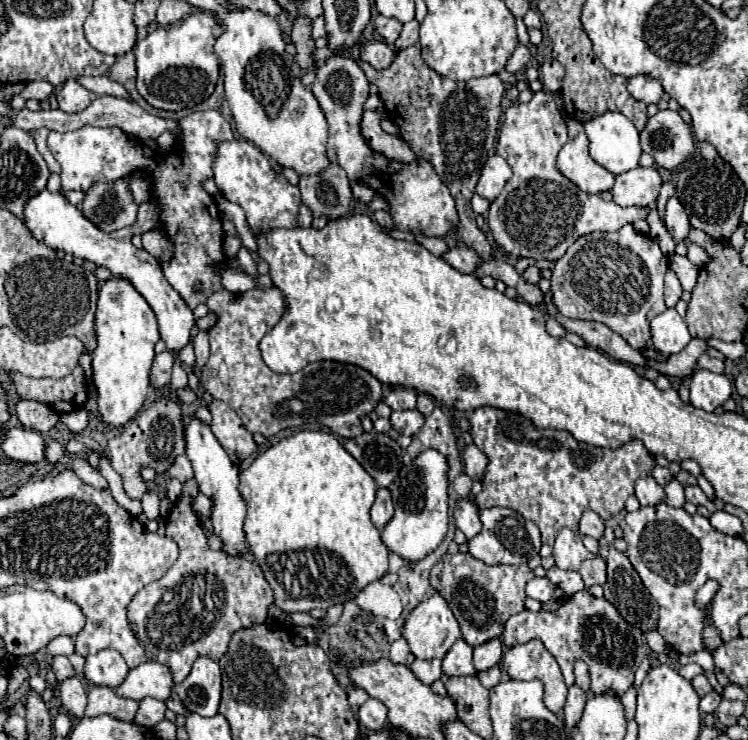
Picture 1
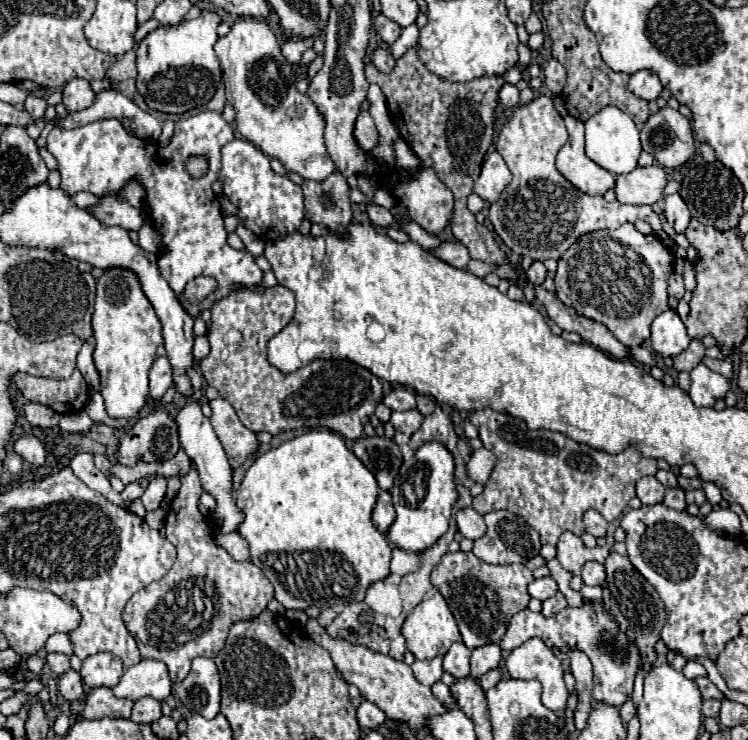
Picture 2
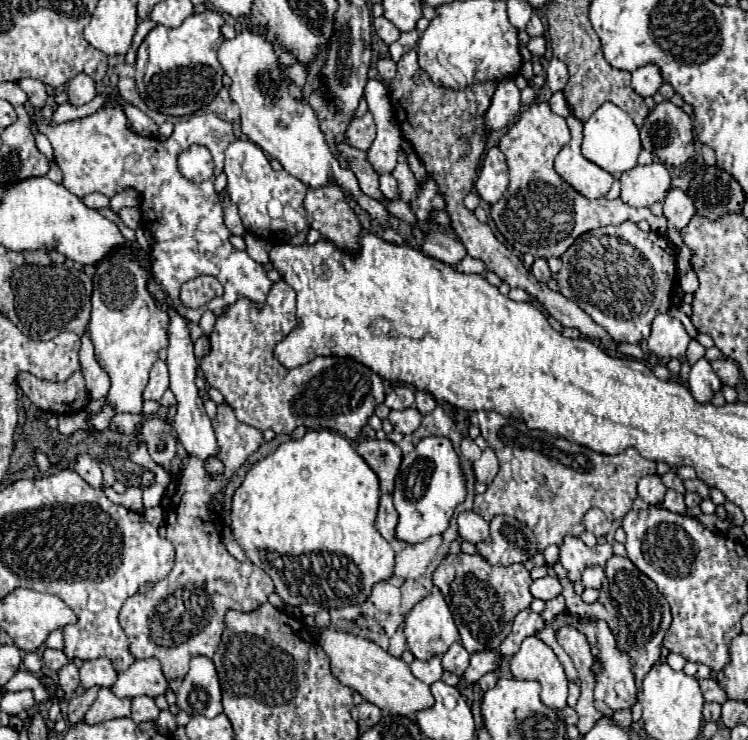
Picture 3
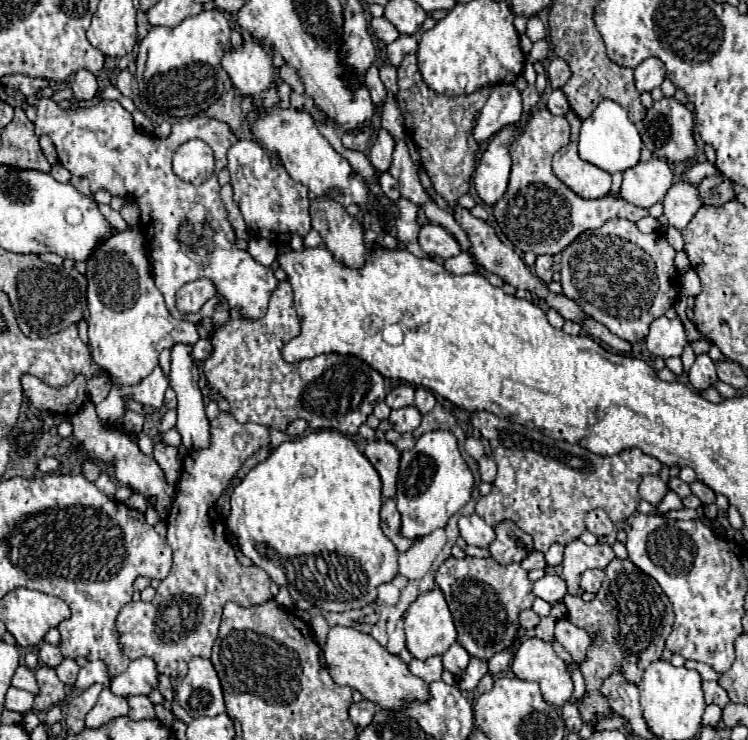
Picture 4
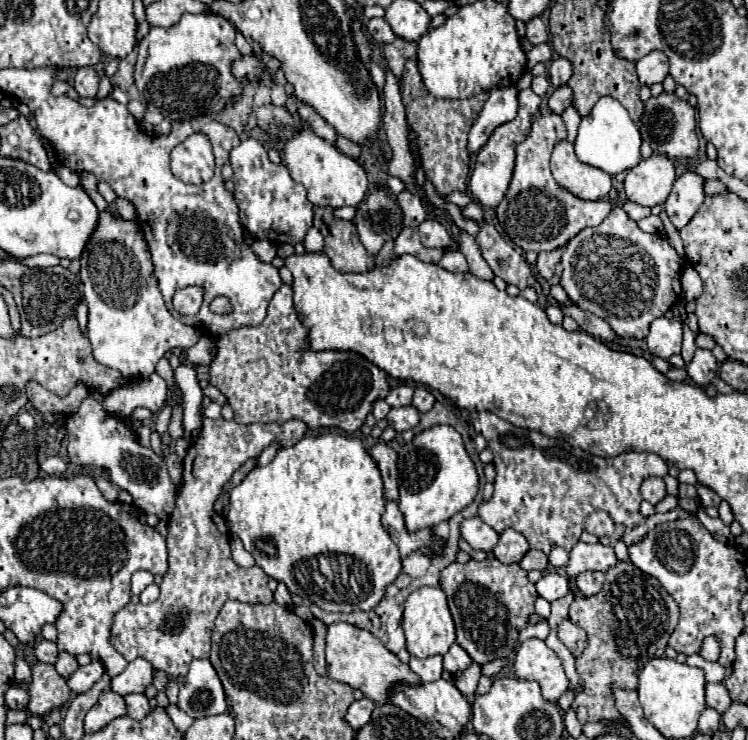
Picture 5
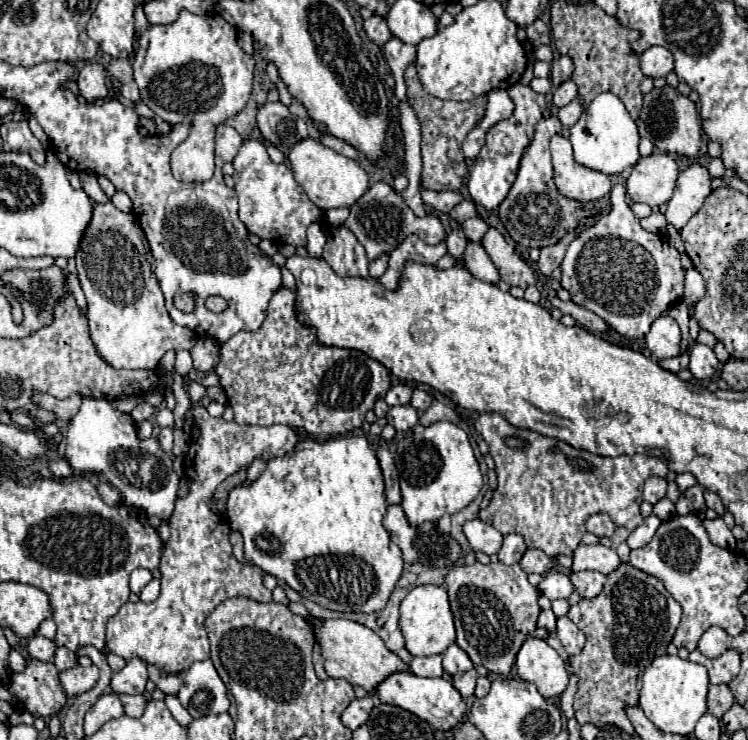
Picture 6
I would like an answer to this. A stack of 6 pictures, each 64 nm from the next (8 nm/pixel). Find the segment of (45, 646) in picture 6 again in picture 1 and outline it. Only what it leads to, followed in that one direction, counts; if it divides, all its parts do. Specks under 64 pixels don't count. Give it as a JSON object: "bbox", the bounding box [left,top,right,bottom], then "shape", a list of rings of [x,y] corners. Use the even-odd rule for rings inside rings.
{"bbox":[50,656,76,682],"shape":[[[54,656],[50,666],[52,666],[52,672],[56,674],[58,682],[60,682],[60,680],[66,680],[68,676],[74,676],[74,674],[76,674],[76,672],[74,672],[74,668],[72,668],[72,664],[68,662],[68,658],[66,658],[66,656]]]}

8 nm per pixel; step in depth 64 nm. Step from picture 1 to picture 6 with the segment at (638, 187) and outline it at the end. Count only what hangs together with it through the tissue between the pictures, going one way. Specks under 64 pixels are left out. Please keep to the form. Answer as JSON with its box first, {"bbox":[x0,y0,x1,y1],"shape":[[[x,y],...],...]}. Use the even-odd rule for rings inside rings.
{"bbox":[626,152,676,206],"shape":[[[654,152],[648,158],[638,160],[636,168],[626,180],[626,190],[632,202],[660,206],[672,198],[676,178],[676,160],[666,152]]]}

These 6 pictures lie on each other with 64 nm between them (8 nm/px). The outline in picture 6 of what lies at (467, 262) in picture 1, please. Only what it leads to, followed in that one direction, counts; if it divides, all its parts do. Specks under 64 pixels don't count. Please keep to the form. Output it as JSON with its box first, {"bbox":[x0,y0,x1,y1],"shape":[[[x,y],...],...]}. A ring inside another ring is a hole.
{"bbox":[344,182,446,260],"shape":[[[374,182],[368,192],[350,208],[350,216],[344,222],[344,226],[358,238],[358,242],[364,246],[368,260],[376,260],[382,254],[390,254],[394,248],[400,246],[402,238],[416,234],[426,244],[438,244],[446,238],[446,230],[442,222],[436,216],[422,216],[418,218],[408,204],[402,200],[402,196],[386,182]]]}

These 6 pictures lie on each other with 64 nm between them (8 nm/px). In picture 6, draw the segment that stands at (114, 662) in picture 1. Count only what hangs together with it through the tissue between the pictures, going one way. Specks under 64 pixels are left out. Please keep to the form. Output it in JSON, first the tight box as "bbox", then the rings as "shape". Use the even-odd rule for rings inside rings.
{"bbox":[58,666,100,698],"shape":[[[74,666],[74,668],[68,668],[68,670],[62,670],[58,672],[58,684],[60,688],[66,692],[66,696],[74,698],[74,696],[80,696],[88,690],[92,690],[98,682],[98,676],[100,676],[100,670],[98,666]]]}

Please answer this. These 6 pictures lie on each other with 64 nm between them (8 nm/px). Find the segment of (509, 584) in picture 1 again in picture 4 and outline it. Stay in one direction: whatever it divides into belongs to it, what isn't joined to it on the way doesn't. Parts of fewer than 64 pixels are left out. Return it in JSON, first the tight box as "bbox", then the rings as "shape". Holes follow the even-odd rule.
{"bbox":[436,558,536,660],"shape":[[[450,558],[438,568],[436,584],[450,606],[458,630],[458,644],[478,660],[490,660],[512,644],[512,638],[520,628],[518,614],[532,608],[536,598],[532,582],[520,564],[502,566],[492,558]]]}

